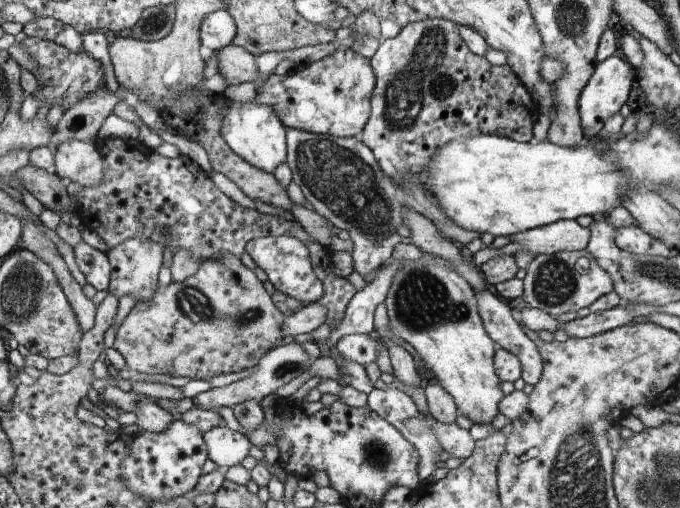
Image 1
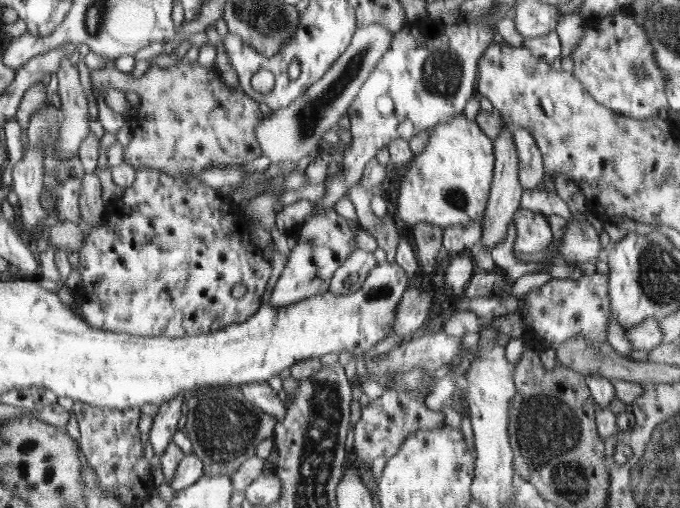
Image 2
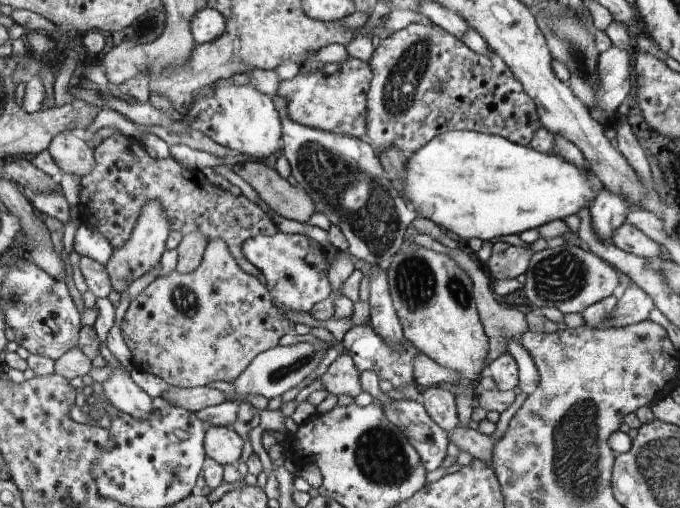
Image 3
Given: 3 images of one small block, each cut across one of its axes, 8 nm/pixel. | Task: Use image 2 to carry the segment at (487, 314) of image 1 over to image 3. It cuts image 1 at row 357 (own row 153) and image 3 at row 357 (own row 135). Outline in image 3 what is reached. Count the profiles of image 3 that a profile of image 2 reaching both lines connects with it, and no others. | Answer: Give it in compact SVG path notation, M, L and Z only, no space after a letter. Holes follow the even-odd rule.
M514 336L506 340L507 352L512 355L519 368L519 386L521 392L532 394L538 388L540 375L530 352L520 344L520 337Z

